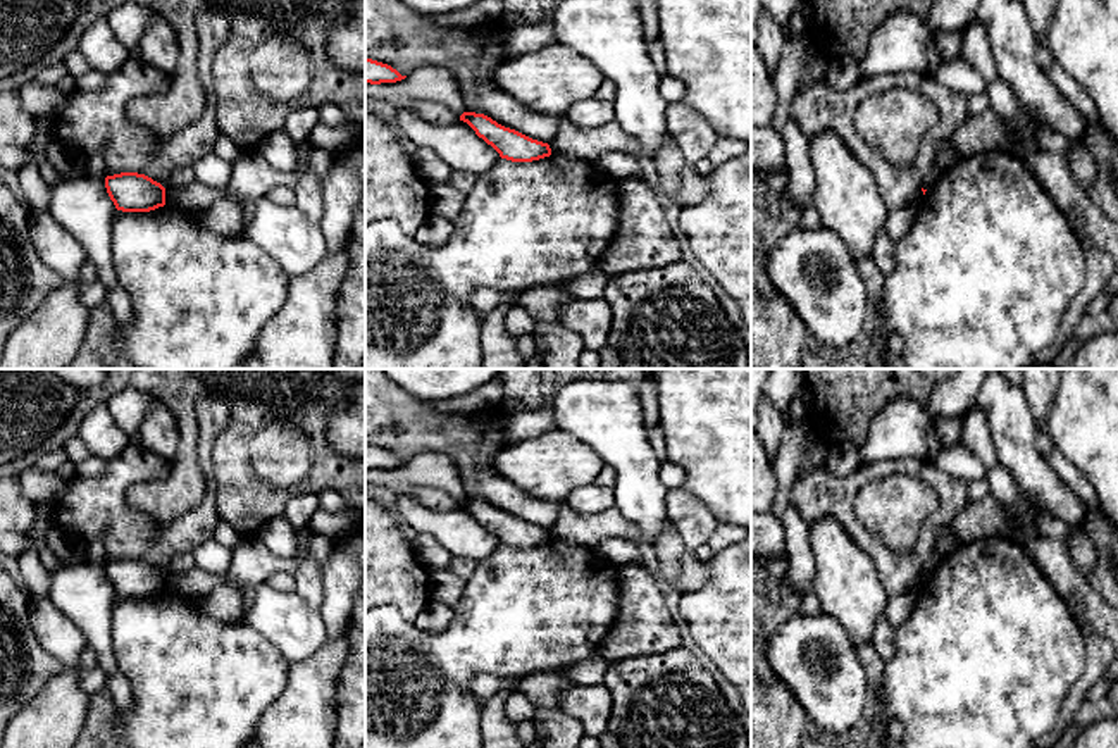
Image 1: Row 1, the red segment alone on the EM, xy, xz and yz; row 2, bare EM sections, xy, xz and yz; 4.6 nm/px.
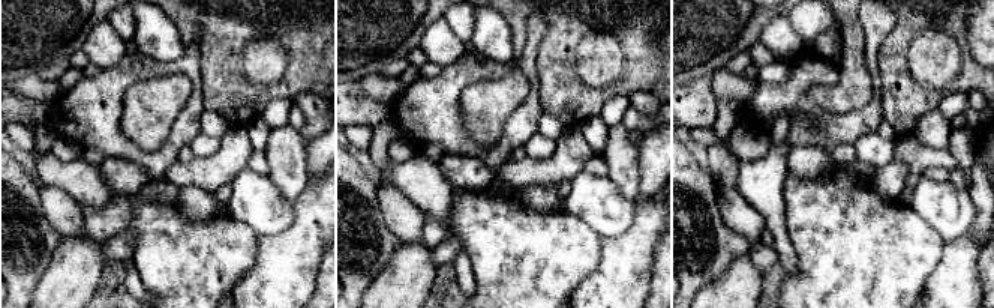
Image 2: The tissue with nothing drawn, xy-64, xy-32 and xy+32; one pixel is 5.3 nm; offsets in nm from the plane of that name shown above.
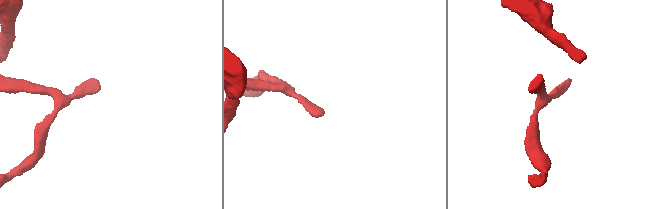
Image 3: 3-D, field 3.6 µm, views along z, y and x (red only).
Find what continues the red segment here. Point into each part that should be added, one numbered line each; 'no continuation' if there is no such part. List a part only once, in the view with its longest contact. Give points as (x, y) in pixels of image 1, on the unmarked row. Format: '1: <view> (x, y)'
no continuation

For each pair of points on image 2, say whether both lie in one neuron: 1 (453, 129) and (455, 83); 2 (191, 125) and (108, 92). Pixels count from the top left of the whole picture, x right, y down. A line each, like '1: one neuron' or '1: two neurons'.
1: one neuron
2: one neuron

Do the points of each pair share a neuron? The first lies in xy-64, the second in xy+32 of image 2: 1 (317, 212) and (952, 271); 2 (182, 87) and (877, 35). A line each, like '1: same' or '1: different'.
1: same
2: different

